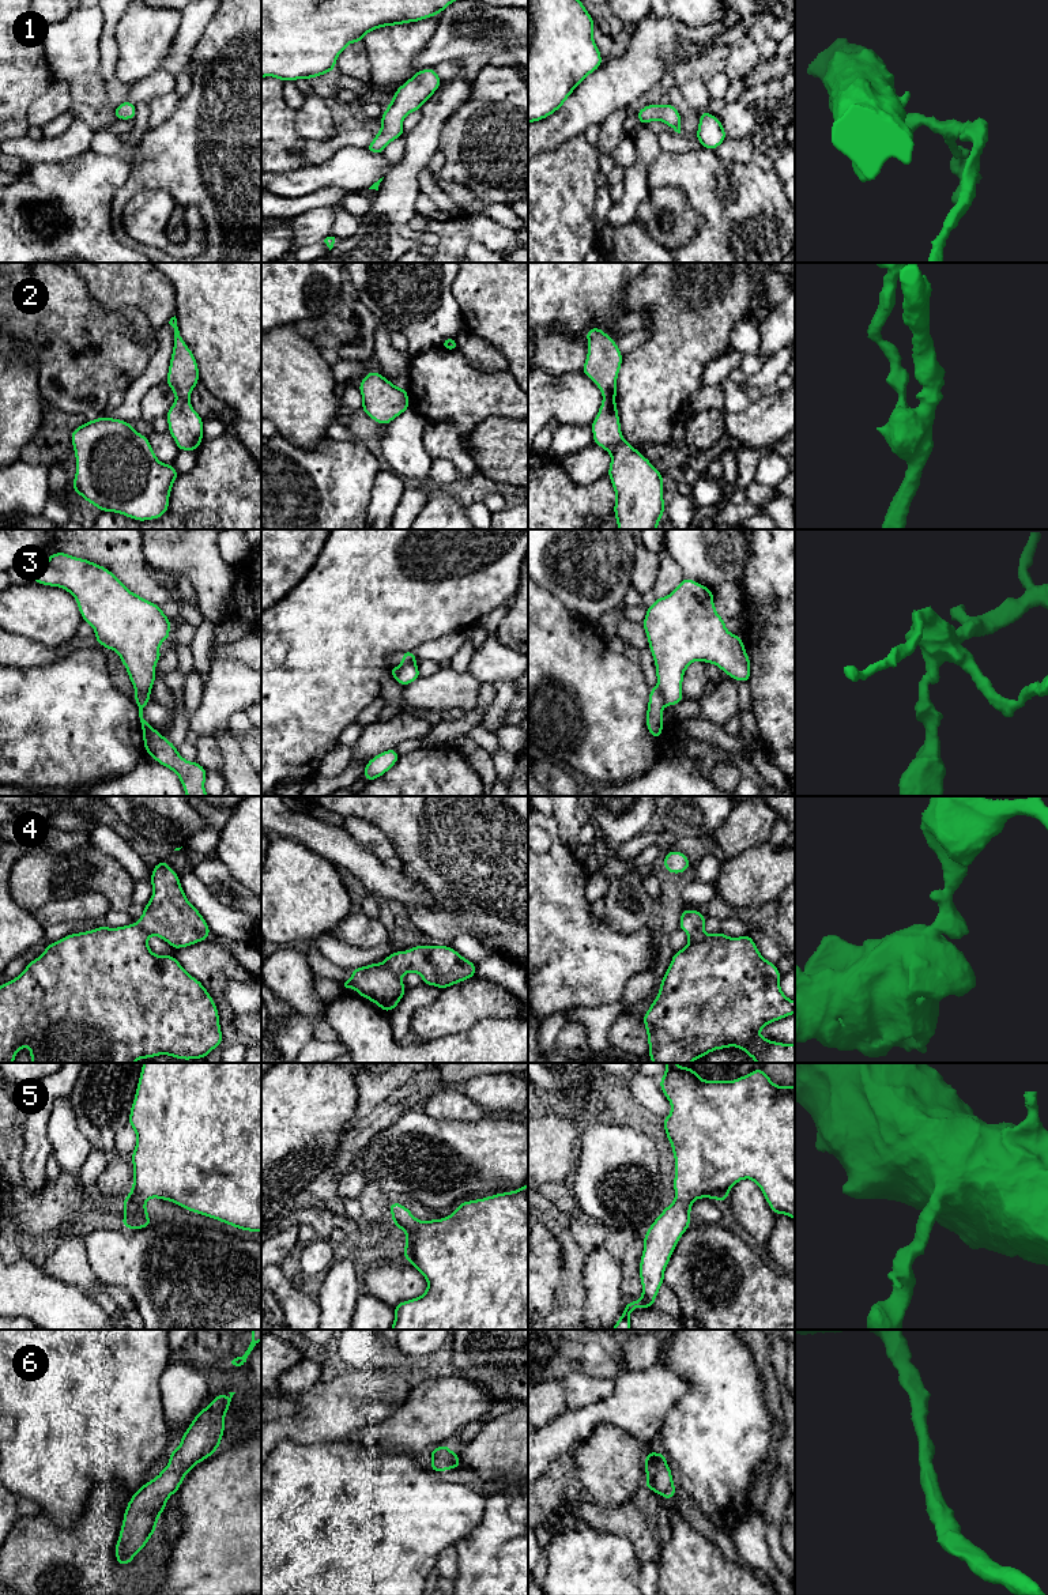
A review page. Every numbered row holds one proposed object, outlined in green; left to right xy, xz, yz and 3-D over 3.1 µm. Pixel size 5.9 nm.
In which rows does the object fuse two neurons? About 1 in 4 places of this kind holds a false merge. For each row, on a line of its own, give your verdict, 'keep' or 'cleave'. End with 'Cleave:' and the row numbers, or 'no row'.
1: keep
2: cleave
3: cleave
4: keep
5: keep
6: keep
Cleave: 2, 3

